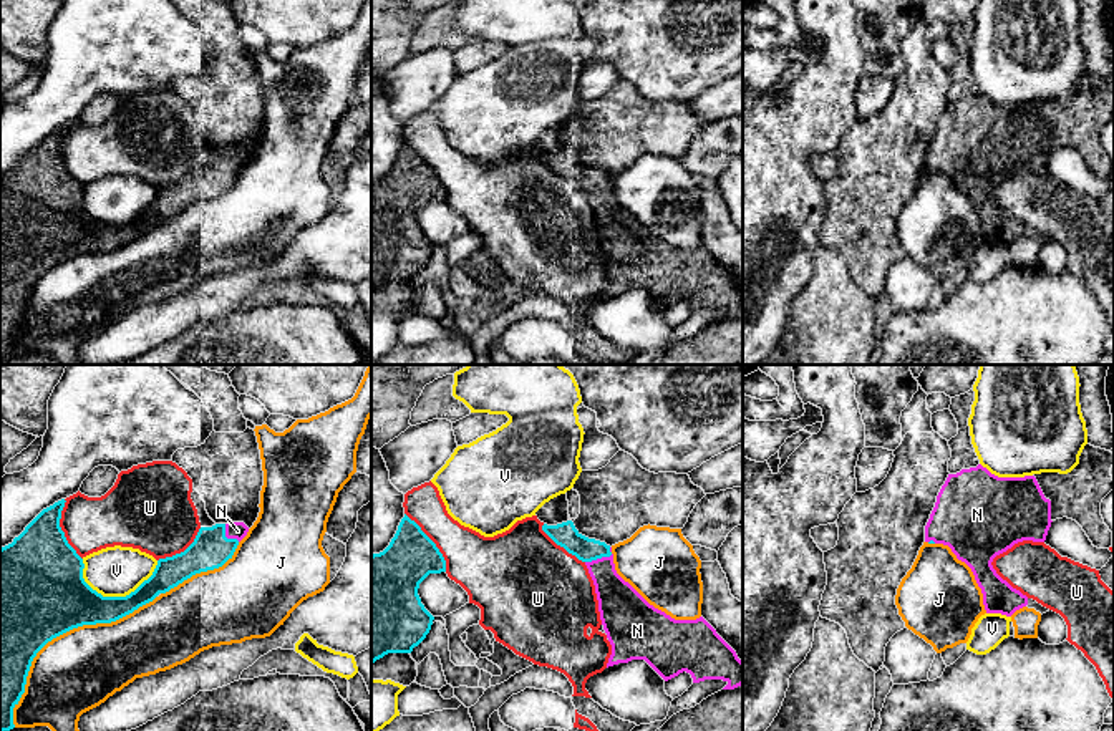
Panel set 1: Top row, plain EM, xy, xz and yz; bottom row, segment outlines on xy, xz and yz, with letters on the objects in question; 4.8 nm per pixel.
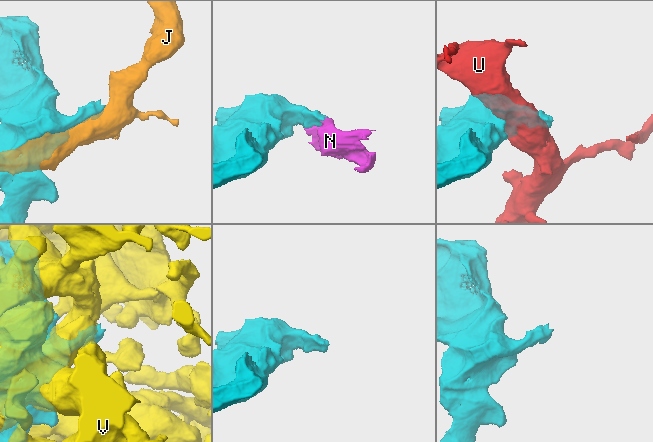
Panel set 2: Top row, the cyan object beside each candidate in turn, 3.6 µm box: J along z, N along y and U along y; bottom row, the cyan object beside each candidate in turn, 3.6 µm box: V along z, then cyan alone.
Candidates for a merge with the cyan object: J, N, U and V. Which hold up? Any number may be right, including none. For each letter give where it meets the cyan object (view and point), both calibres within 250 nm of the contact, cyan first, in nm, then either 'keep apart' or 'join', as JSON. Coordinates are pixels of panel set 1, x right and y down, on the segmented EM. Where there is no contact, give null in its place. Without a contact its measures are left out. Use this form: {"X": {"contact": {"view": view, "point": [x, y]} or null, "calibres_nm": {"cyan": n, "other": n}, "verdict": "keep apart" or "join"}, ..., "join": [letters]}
{"J": {"contact": {"view": "xy", "point": [60, 634]}, "calibres_nm": {"cyan": 500, "other": 380}, "verdict": "keep apart"}, "N": {"contact": {"view": "xz", "point": [600, 557]}, "calibres_nm": {"cyan": 120, "other": 200}, "verdict": "join"}, "U": {"contact": {"view": "xy", "point": [60, 529]}, "calibres_nm": {"cyan": 420, "other": 260}, "verdict": "keep apart"}, "V": {"contact": {"view": "xy", "point": [123, 597]}, "calibres_nm": {"cyan": 240, "other": 240}, "verdict": "keep apart"}, "join": ["N"]}

